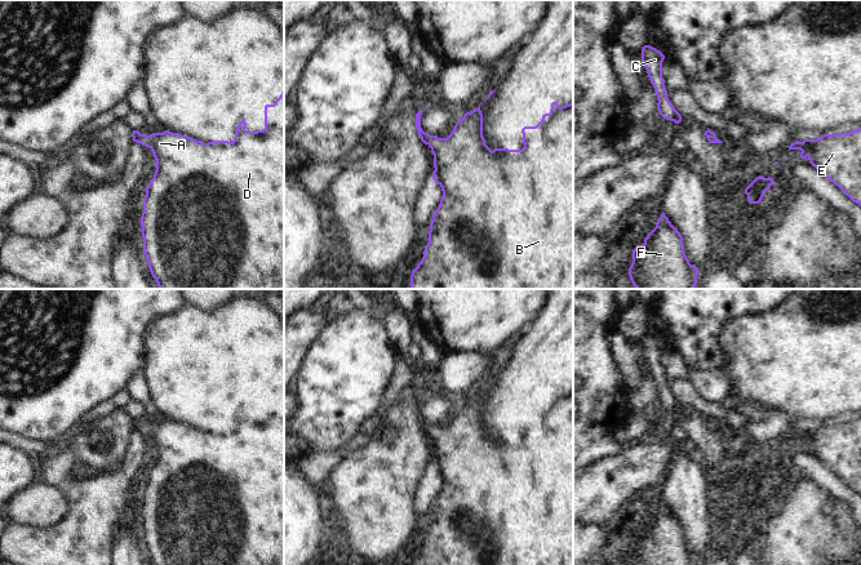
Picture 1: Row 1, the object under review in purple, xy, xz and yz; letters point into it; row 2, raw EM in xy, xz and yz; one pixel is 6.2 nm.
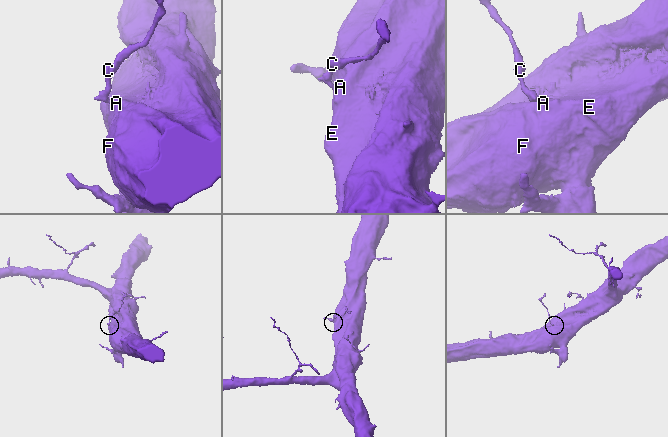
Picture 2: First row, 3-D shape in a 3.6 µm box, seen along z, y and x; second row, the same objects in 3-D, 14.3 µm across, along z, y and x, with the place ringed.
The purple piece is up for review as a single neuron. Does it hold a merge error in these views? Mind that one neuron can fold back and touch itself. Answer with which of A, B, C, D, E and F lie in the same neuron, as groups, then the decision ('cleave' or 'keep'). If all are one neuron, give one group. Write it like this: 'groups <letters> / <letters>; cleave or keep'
groups A B C D E F; keep

